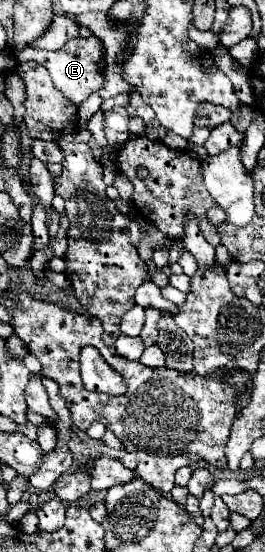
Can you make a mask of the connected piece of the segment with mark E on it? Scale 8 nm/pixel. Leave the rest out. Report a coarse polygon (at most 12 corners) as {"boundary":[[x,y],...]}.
{"boundary":[[75,37],[59,51],[25,47],[17,63],[43,65],[55,87],[83,103],[103,87],[97,37]]}

